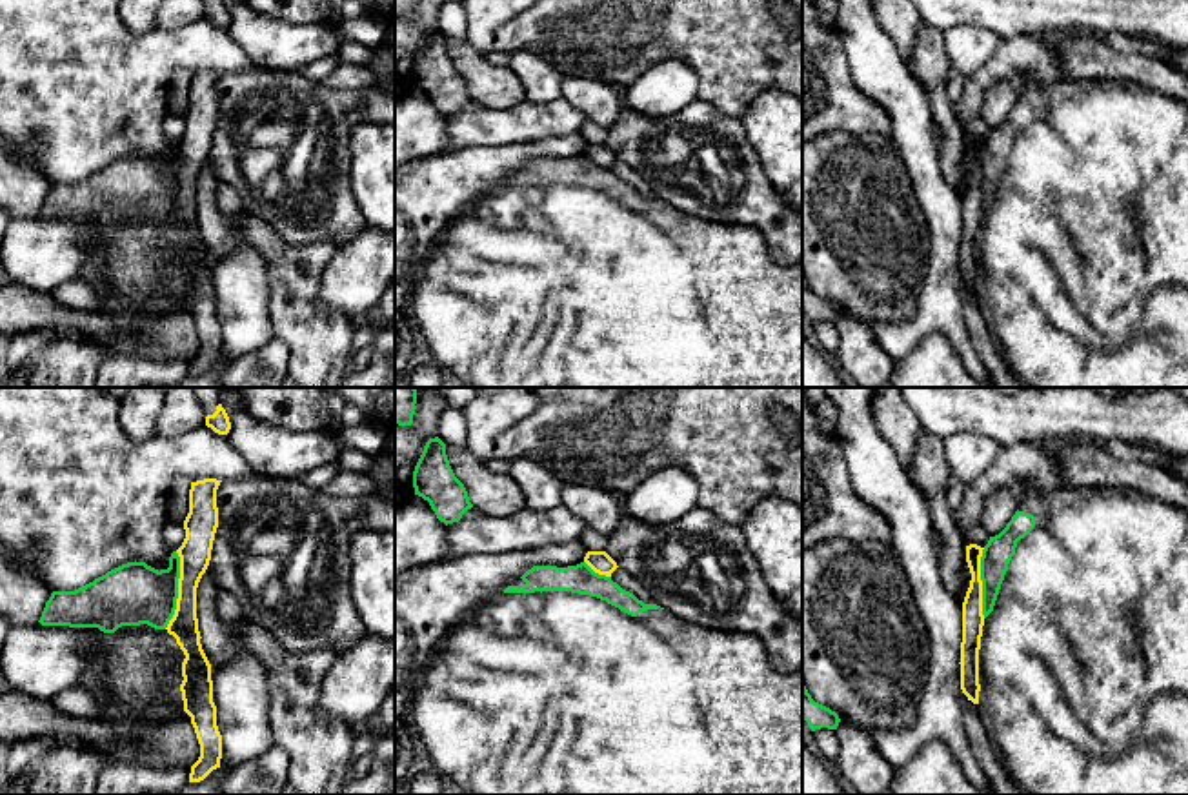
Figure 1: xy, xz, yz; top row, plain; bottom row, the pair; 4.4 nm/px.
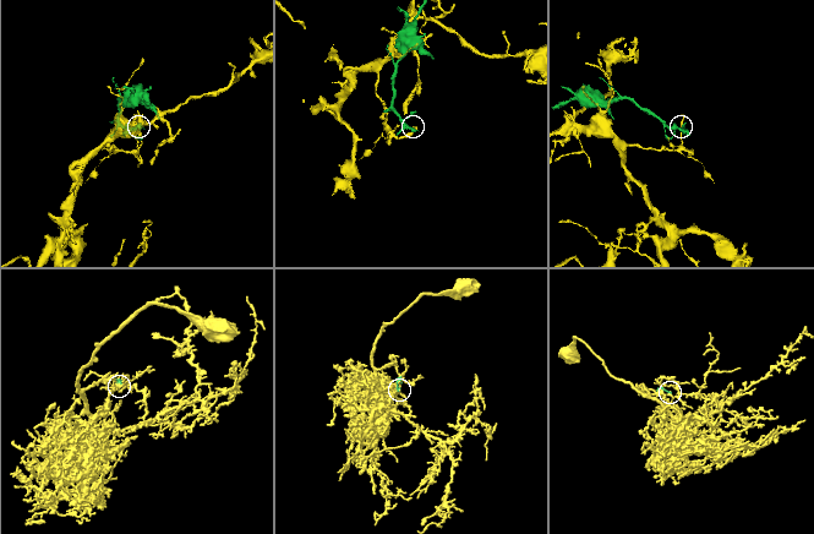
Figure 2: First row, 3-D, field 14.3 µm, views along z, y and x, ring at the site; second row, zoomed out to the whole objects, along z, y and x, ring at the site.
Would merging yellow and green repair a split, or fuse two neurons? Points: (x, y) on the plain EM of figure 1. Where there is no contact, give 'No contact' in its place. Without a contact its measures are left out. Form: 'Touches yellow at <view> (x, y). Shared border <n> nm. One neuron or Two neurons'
Touches yellow at xy (179, 182). Shared border 340 nm. Two neurons

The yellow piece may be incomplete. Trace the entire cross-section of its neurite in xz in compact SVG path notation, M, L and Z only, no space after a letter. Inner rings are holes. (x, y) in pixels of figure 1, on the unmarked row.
M588 144L584 155L599 167L611 169L619 160L617 155L606 144Z

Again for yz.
M977 136L966 138L966 155L972 166L970 180L962 195L962 235L961 235L961 282L973 297L979 297L979 242L984 218L981 149Z

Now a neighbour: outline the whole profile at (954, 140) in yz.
M931 86L926 89L931 104L933 118L942 131L941 166L942 176L951 186L961 186L962 180L962 160L966 156L966 135L959 124L955 107L946 96L946 89Z

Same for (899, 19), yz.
M873 0L881 29L891 38L904 64L911 60L911 45L921 25L921 15L911 0Z

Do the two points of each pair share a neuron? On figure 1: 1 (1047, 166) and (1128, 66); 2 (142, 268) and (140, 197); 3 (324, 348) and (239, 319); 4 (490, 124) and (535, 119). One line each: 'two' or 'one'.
1: two
2: one
3: two
4: one

